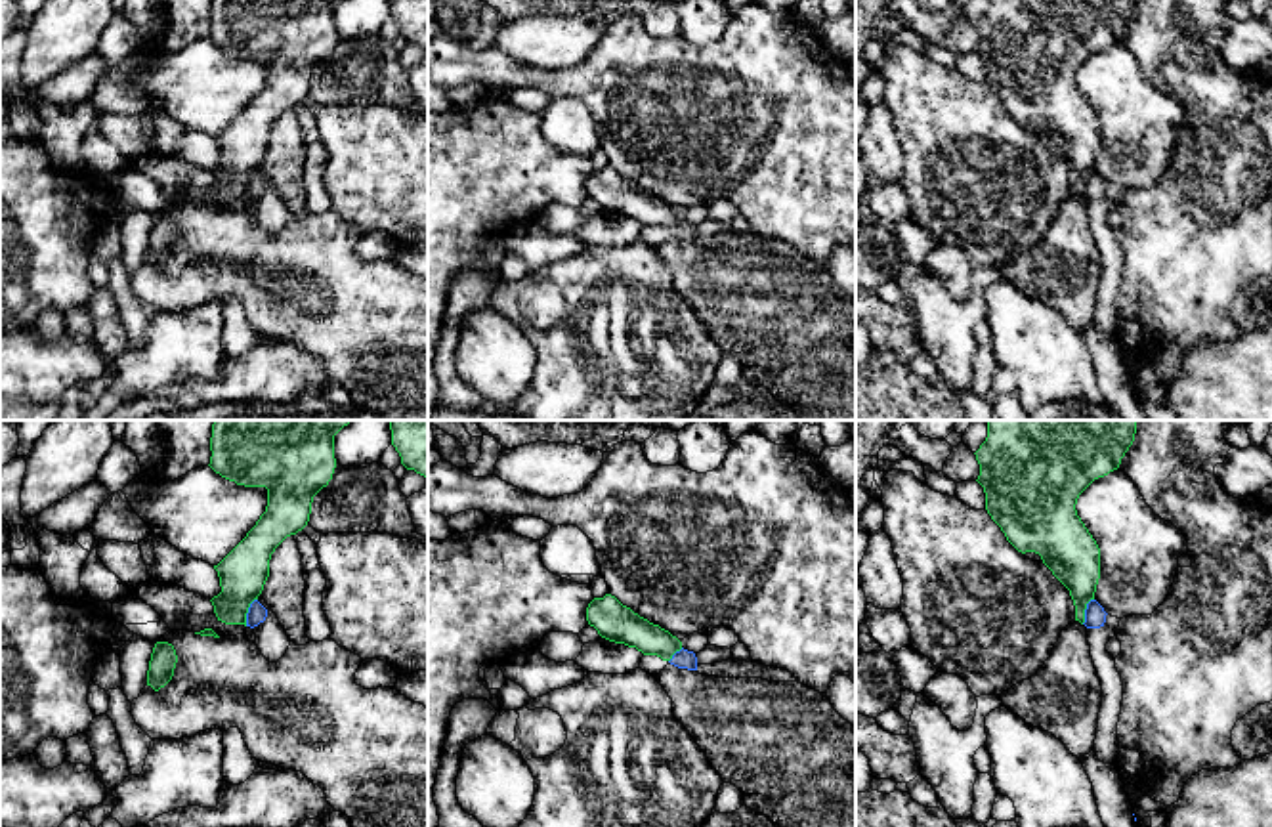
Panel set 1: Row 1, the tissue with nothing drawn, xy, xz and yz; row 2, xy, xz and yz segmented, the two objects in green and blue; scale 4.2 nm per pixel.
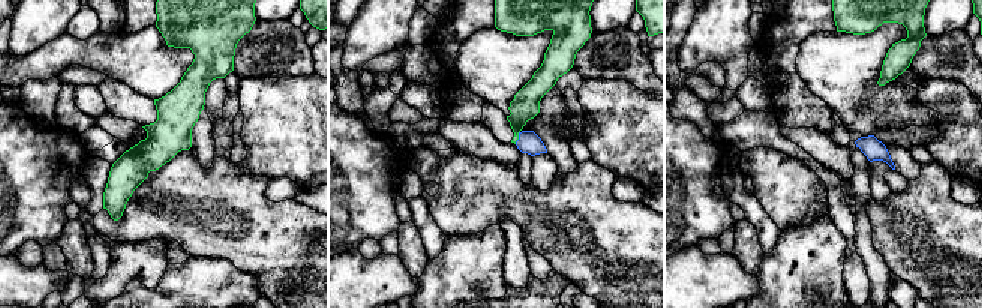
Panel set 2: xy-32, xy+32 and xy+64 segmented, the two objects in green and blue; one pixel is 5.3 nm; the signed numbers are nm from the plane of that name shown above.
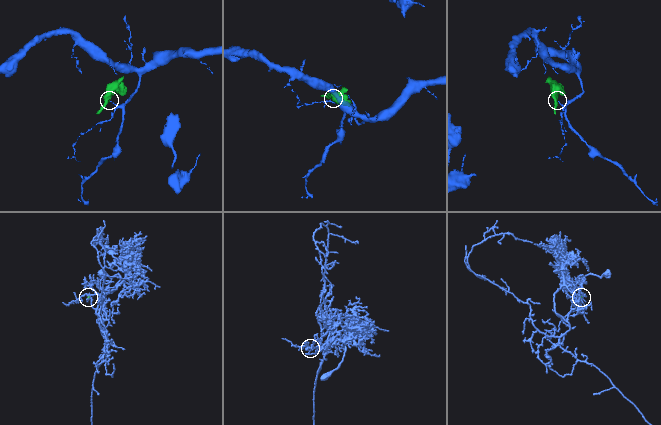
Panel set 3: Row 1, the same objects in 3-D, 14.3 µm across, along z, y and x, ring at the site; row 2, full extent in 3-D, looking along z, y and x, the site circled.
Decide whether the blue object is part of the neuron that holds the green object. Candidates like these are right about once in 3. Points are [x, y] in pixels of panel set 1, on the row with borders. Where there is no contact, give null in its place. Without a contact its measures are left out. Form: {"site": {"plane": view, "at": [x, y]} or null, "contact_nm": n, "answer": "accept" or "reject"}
{"site": {"plane": "xy", "at": [247, 612]}, "contact_nm": 130, "answer": "reject"}

